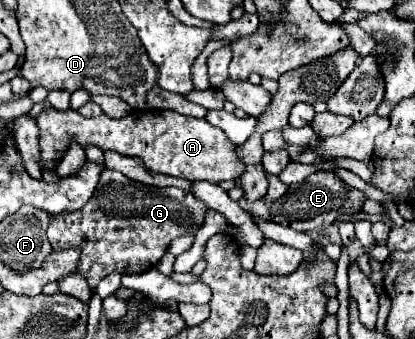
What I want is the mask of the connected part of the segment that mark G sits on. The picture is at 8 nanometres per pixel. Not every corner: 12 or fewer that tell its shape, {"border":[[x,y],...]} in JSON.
{"border":[[106,168],[82,210],[52,216],[78,272],[154,268],[210,208]]}

